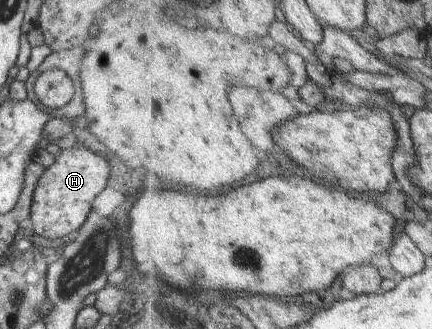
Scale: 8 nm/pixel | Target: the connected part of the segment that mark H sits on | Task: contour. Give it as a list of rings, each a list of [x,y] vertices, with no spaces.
[[[72,147],[68,148],[68,150],[58,152],[54,157],[54,162],[38,178],[38,182],[34,186],[34,192],[32,192],[28,218],[32,222],[33,234],[42,236],[46,240],[54,240],[57,238],[66,241],[70,232],[77,232],[89,214],[92,201],[106,186],[108,172],[110,172],[110,168],[108,168],[106,160],[102,156],[86,150],[84,147]]]

